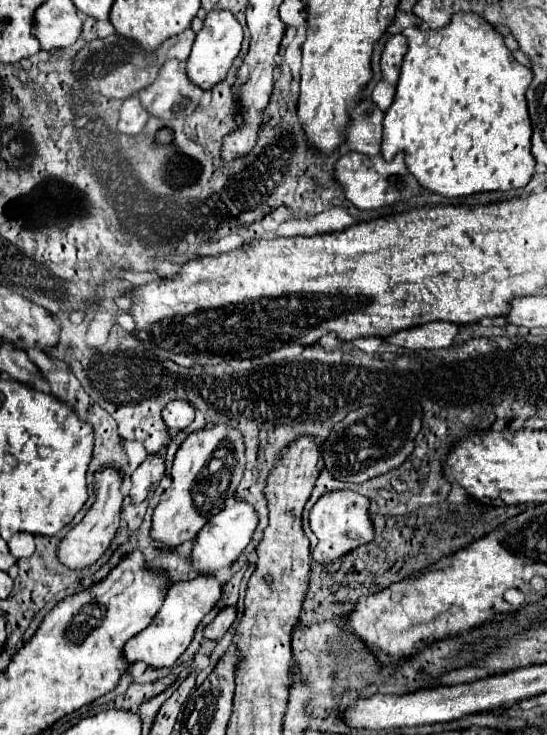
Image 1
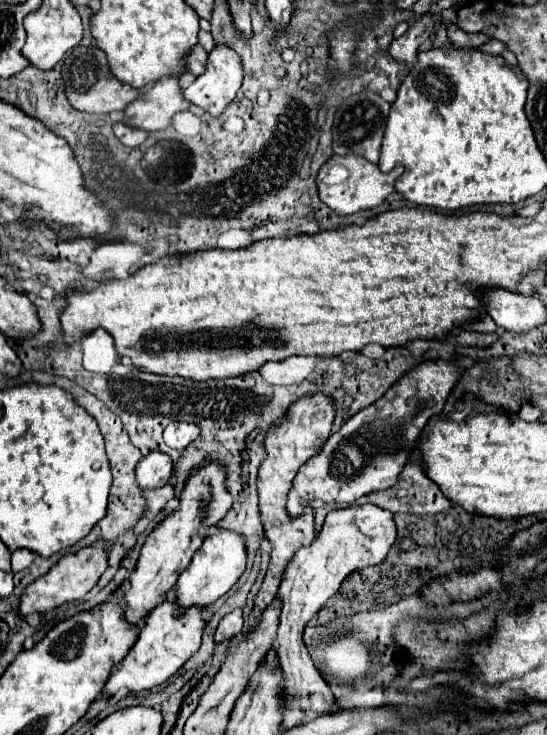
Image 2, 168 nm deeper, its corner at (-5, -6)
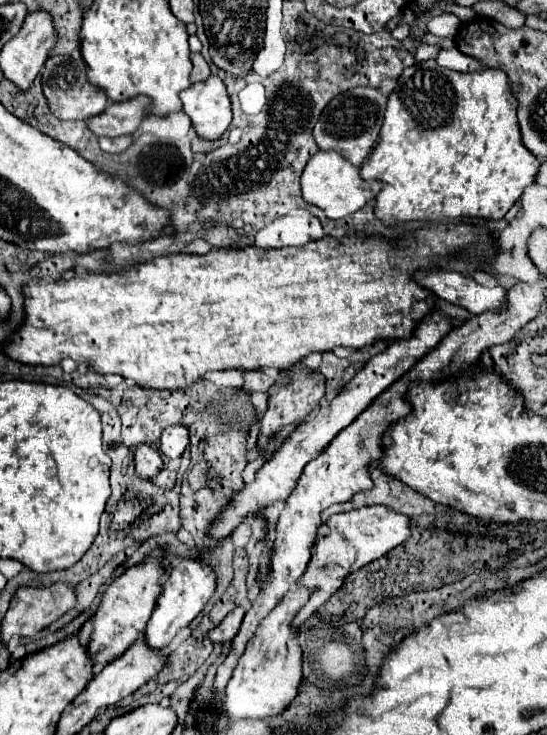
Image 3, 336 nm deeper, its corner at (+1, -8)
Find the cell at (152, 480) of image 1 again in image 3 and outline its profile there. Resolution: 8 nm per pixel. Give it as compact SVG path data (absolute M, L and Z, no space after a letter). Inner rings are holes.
M138 445L134 453L134 463L136 463L136 473L142 479L154 479L162 471L162 457L158 449L150 445Z

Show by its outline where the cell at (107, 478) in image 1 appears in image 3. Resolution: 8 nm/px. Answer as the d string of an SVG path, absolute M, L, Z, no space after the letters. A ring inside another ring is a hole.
M54 583L50 587L20 587L12 601L10 609L4 615L2 621L2 641L8 643L12 635L20 637L32 637L50 623L54 623L58 617L62 617L66 611L70 611L76 605L76 589L70 583Z

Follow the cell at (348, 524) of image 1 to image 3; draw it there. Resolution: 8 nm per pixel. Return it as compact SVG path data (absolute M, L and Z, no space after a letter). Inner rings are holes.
M374 505L374 507L362 507L356 511L348 513L338 513L332 515L326 521L326 535L318 535L314 545L312 545L312 557L308 563L306 573L298 579L298 587L310 589L310 599L306 605L296 613L292 621L292 629L296 631L308 617L312 617L320 605L324 605L342 585L344 577L350 575L352 571L358 571L360 567L368 565L374 559L380 559L386 555L390 549L400 545L410 537L410 527L408 527L408 517L402 513L394 513L392 509L386 509L384 505Z

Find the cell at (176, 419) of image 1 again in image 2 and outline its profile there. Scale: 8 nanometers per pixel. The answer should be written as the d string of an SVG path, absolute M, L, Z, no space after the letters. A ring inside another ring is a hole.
M174 421L164 429L164 443L172 449L186 449L196 437L198 437L200 429L194 423L182 423L182 421Z

